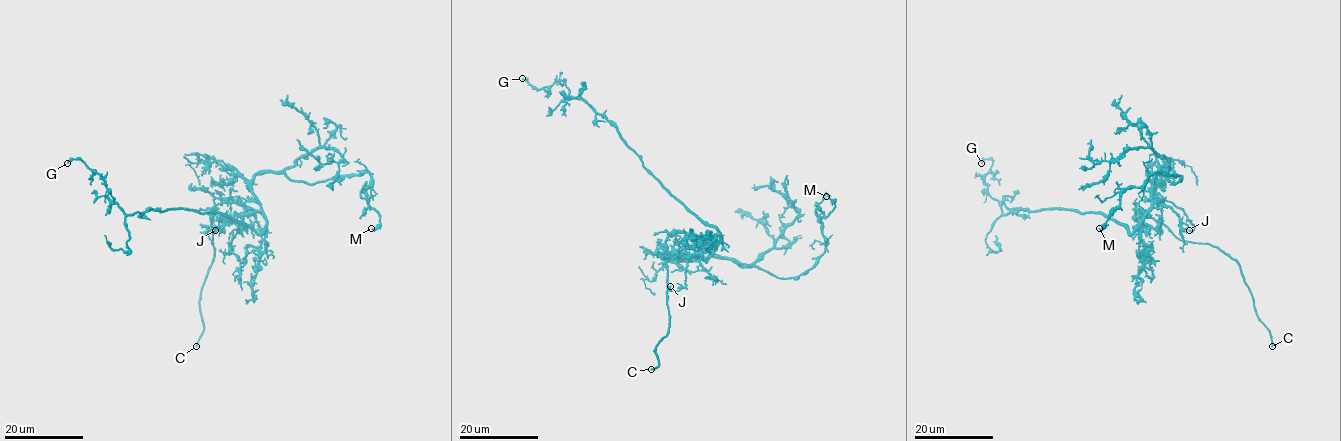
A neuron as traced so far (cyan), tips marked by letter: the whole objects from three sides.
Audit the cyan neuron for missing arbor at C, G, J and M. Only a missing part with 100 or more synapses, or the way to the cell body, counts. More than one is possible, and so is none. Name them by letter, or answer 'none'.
C

